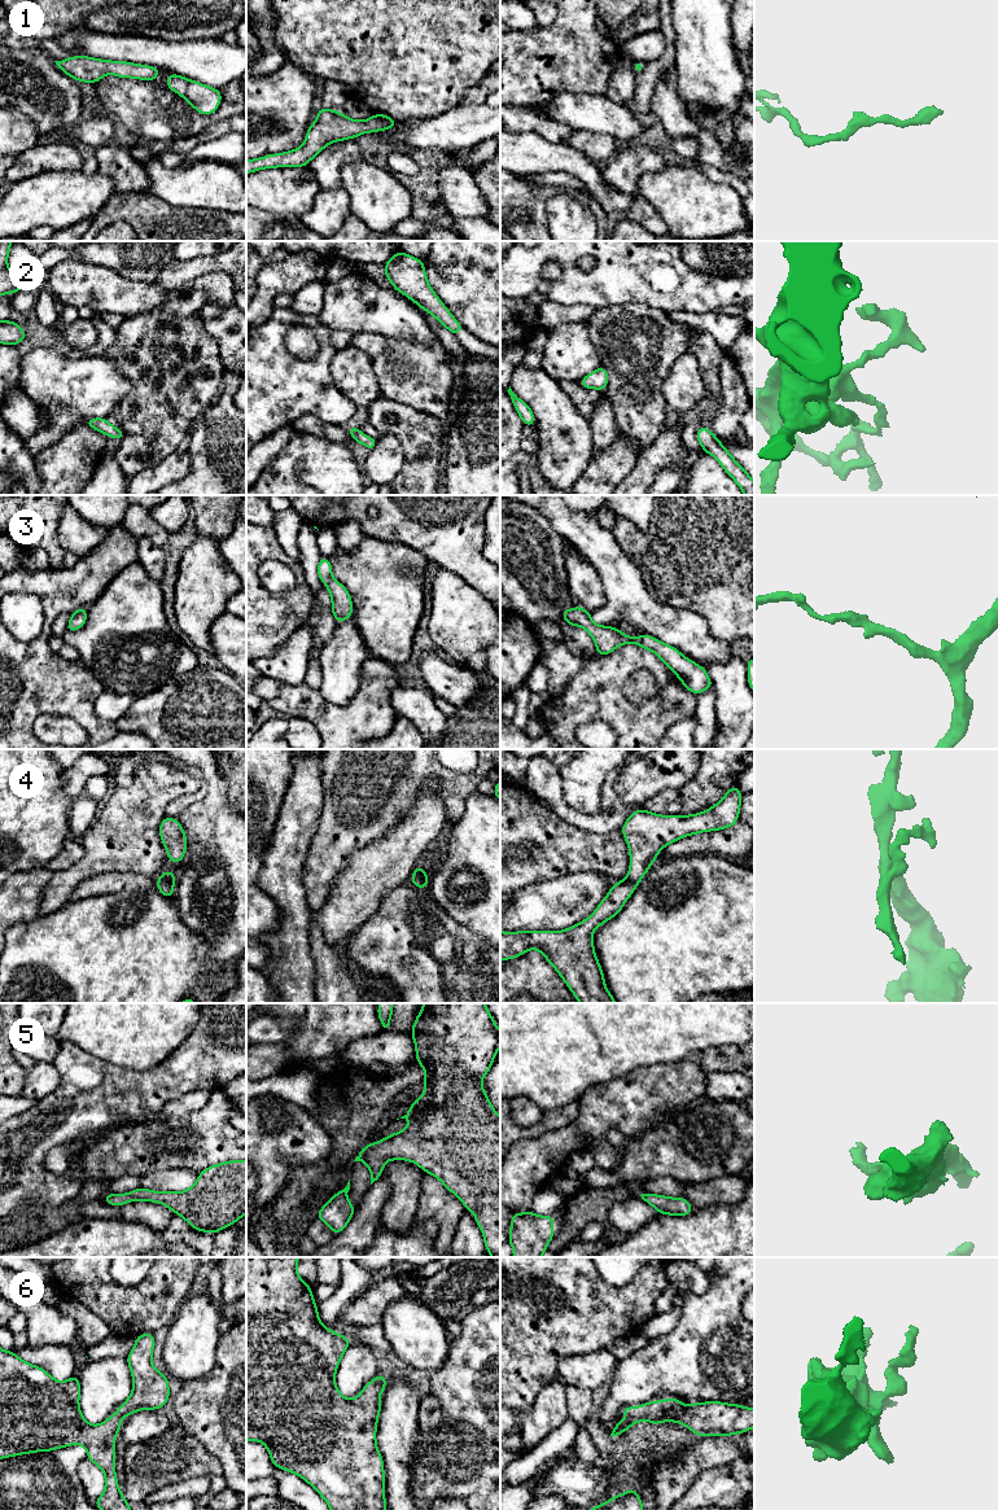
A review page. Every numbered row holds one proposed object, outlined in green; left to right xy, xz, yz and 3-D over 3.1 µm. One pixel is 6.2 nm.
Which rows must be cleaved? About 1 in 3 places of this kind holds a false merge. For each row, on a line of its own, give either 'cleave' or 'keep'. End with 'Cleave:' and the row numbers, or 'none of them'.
1: keep
2: keep
3: keep
4: keep
5: keep
6: keep
Cleave: none of them

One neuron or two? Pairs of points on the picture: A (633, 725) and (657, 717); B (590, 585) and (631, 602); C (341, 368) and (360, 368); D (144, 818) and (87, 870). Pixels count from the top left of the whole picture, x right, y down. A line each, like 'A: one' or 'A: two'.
A: one
B: two
C: one
D: one

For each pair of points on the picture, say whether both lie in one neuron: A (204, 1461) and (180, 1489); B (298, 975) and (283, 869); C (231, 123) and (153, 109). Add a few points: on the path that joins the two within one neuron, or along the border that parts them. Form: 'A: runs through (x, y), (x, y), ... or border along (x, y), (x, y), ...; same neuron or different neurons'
A: border along (208, 1475), (183, 1479), (161, 1488); different neurons
B: runs through (293, 949), (293, 906), (288, 894); same neuron
C: border along (232, 116), (211, 123), (193, 135); different neurons

